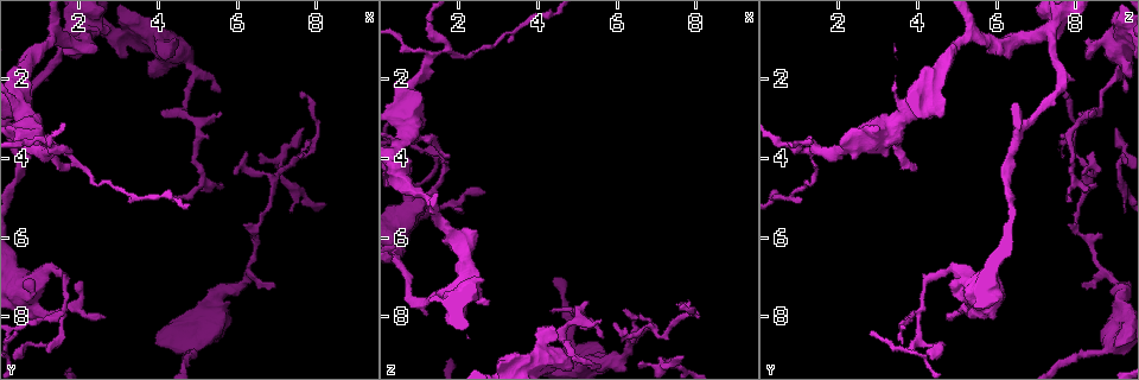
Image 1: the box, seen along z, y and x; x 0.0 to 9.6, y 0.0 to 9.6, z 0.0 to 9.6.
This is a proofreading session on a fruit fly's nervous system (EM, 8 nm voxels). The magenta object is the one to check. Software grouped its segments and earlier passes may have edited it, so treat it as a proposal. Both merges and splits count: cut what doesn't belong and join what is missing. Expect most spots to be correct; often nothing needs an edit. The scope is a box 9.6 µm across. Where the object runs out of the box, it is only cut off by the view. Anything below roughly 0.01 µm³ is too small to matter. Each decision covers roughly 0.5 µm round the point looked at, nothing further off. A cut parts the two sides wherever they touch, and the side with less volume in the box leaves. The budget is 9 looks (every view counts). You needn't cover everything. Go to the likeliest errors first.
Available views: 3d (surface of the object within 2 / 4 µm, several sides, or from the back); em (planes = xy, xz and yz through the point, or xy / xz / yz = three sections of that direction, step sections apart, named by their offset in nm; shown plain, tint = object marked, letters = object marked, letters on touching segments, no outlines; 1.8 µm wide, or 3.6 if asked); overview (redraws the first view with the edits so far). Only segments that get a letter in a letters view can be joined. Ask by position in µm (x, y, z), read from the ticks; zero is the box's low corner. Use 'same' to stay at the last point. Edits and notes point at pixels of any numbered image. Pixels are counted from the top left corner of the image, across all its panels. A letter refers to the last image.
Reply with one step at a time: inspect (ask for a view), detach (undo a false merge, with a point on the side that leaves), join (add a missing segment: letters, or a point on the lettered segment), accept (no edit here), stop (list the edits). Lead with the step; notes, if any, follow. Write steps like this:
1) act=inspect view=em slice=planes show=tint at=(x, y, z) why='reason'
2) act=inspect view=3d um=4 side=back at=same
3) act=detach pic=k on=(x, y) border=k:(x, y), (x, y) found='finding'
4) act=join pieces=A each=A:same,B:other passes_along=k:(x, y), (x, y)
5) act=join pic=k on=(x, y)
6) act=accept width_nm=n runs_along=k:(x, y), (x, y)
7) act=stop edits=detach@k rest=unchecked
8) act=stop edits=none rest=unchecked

act=inspect view=3d um=2 at=(5.65, 2.85, 8.10) why='branch stops here'

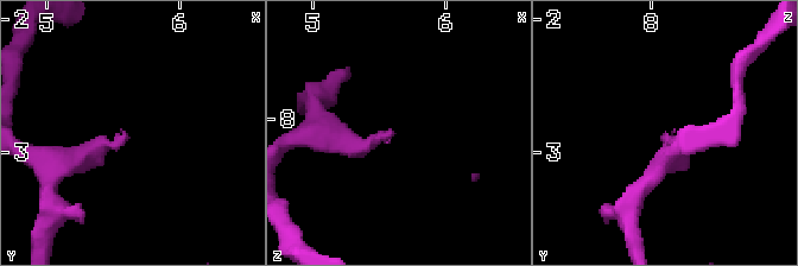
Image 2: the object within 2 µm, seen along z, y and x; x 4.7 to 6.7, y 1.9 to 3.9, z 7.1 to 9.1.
act=inspect view=em slice=planes show=letters at=(5.60, 2.86, 8.08) why='shape alone is not enough'

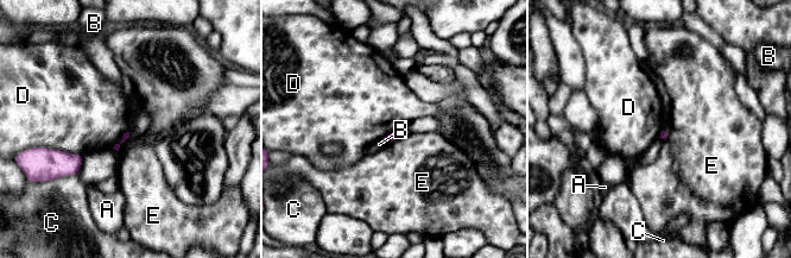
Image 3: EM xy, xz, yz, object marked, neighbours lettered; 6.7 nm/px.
act=accept each=A:other,B:other,C:other,D:other,E:other border=3:(48, 148), (83, 155) found='none of them fits'

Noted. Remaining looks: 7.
act=inspect view=em um=3.6 slice=planes show=letters at=(7.60, 3.20, 9.00) why='free end'

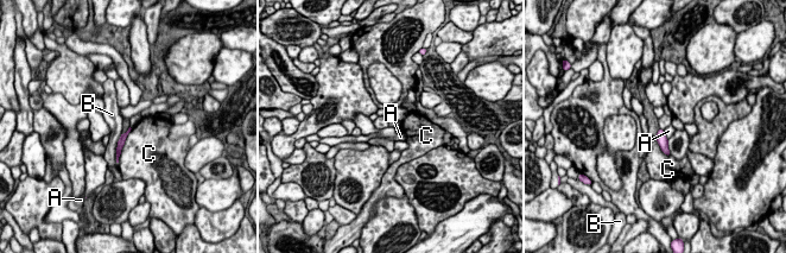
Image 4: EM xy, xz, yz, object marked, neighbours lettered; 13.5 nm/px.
act=accept longest_contact=C:500nm each=A:other,B:other,C:other found='no lettered segment goes on from it'

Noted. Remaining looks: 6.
act=inspect view=em slice=planes show=letters at=(1.95, 0.80, 7.35) why='sharp bend'

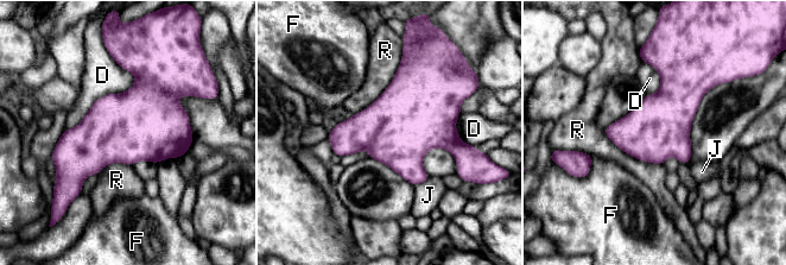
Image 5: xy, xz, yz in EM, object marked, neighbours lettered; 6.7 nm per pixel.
act=accept each=D:other,F:other,J:other,R:other found='all the same neuron'

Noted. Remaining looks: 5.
act=inspect view=em slice=planes show=plain at=(1.65, 7.85, 4.00) why='three arms meet'

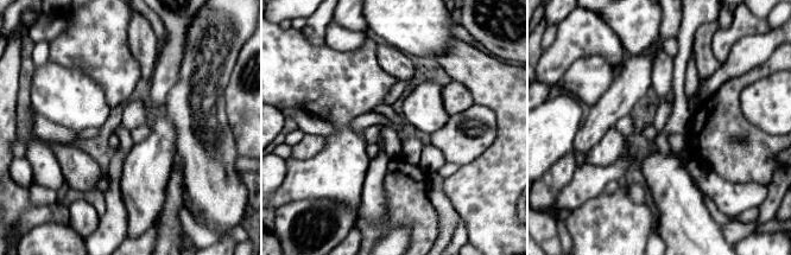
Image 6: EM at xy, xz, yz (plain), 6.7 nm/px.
act=inspect view=em slice=planes show=letters at=same why='see the neighbours'

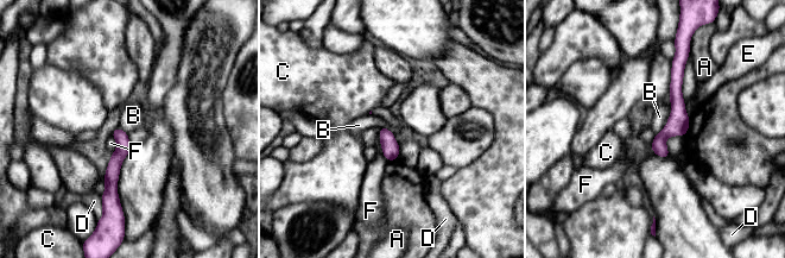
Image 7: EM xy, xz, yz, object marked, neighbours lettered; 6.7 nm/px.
act=accept width_nm=100 each=A:other,B:other,C:other,D:other,E:other,F:other found='one neuron here'

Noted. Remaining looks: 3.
act=stop edits=none rest=unchecked

